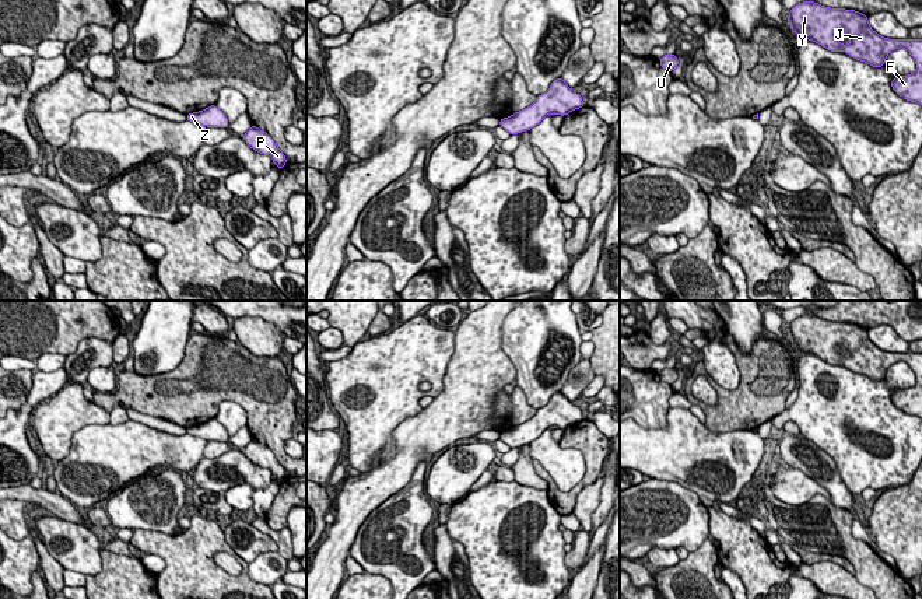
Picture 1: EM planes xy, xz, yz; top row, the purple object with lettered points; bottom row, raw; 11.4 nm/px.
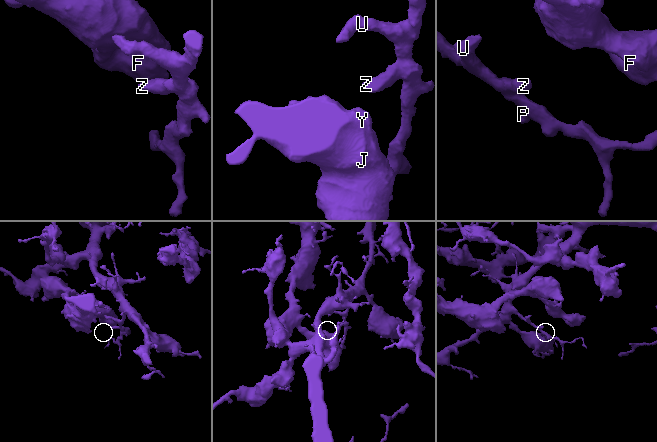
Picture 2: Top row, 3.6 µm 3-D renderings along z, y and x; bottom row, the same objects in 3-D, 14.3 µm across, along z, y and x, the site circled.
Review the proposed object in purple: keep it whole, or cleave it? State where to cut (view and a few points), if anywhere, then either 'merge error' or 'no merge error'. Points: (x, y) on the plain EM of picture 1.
cut none; no merge error

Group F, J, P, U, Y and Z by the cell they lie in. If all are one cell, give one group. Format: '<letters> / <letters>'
F J P U Y Z

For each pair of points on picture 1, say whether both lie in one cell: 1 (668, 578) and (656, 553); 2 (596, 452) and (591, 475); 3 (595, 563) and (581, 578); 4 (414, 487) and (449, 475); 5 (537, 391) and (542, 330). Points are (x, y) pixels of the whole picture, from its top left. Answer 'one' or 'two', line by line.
1: two
2: one
3: one
4: two
5: one

